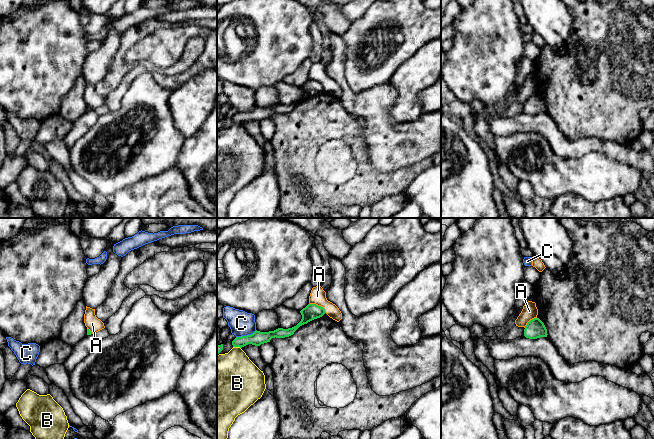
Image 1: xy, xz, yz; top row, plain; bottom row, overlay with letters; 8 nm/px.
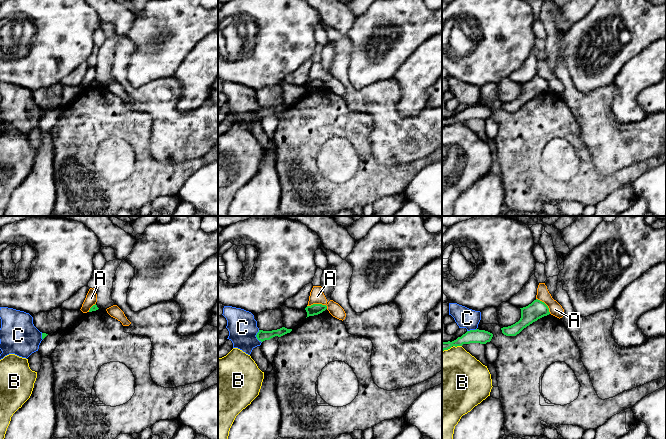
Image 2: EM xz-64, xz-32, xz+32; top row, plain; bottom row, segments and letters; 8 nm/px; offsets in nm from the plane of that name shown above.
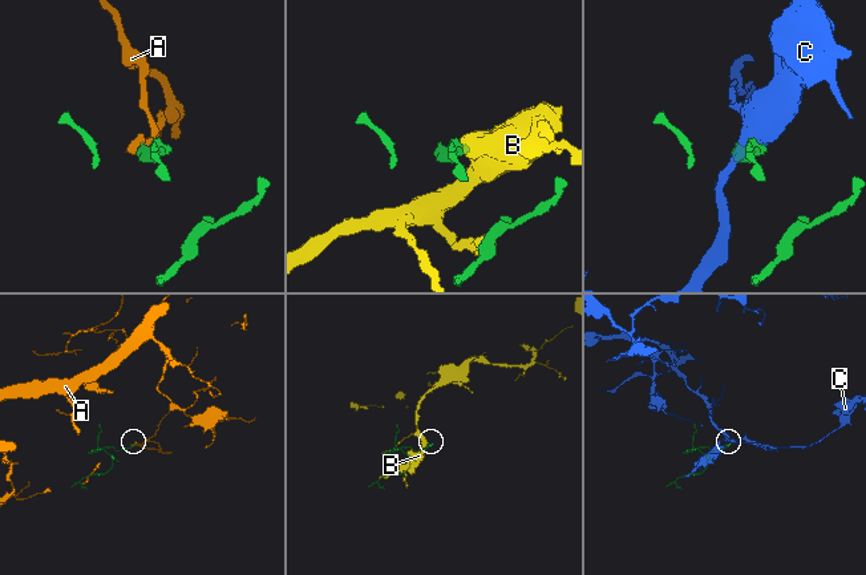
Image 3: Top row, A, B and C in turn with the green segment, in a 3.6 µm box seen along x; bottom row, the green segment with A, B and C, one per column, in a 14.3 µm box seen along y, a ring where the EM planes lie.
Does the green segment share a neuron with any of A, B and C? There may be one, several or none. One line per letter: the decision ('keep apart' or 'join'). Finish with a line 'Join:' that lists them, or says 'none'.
A: keep apart
B: keep apart
C: keep apart
Join: none

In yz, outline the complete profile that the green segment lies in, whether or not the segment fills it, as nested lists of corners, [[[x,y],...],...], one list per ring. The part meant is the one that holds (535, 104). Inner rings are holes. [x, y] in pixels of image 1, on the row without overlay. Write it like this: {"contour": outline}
{"contour": [[[539,94],[530,96],[524,105],[524,112],[529,115],[547,113],[547,105]]]}

